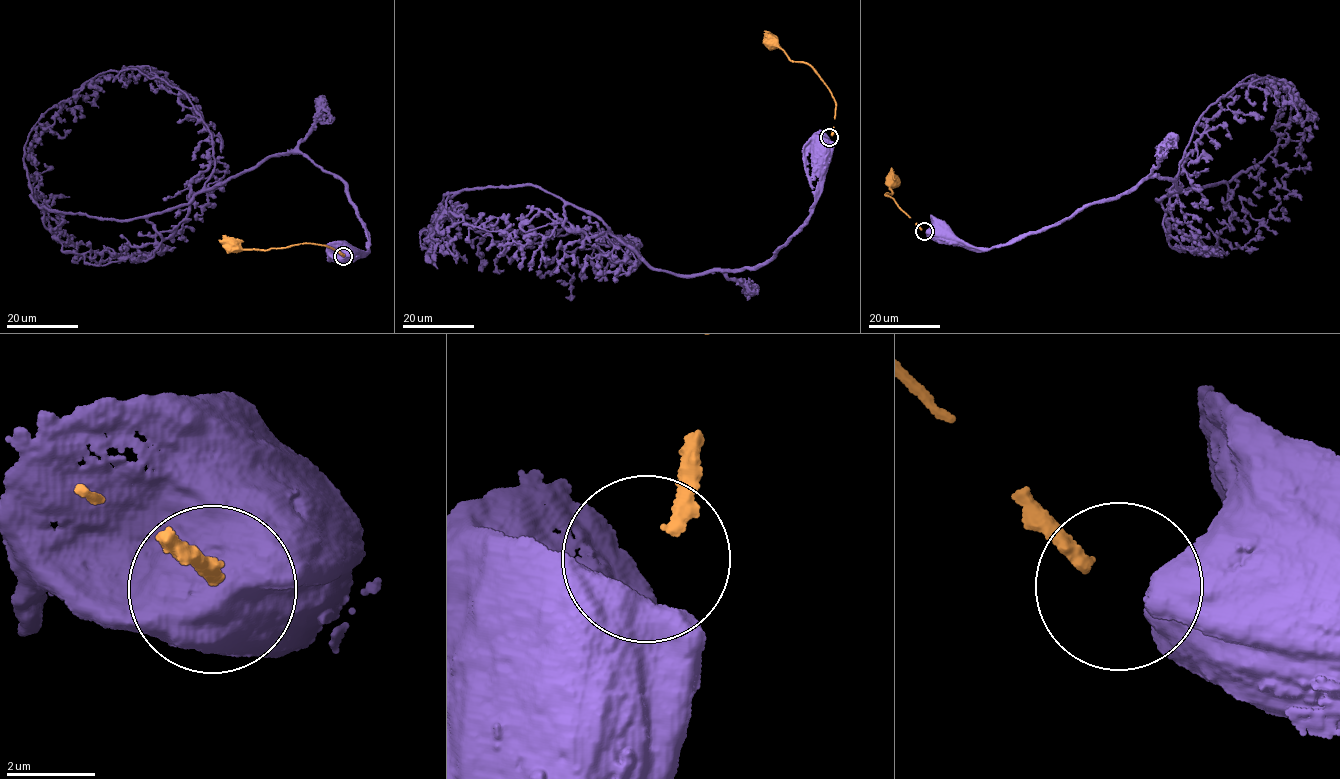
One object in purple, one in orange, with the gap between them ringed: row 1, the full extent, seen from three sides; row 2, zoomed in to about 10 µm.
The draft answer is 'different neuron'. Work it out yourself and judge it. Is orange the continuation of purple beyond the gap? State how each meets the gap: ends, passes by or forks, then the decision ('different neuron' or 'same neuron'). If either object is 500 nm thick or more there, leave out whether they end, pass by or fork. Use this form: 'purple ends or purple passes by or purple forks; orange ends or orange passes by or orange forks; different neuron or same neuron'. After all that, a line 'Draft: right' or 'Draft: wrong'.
different neuron
Draft: right

